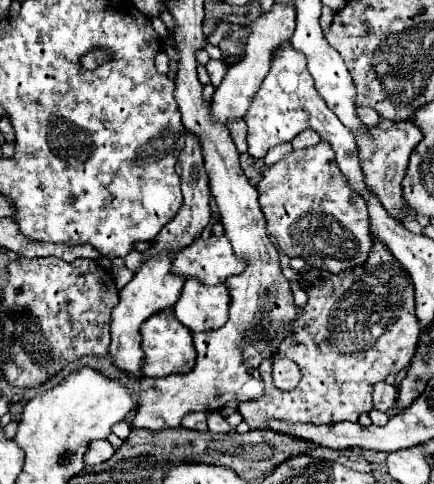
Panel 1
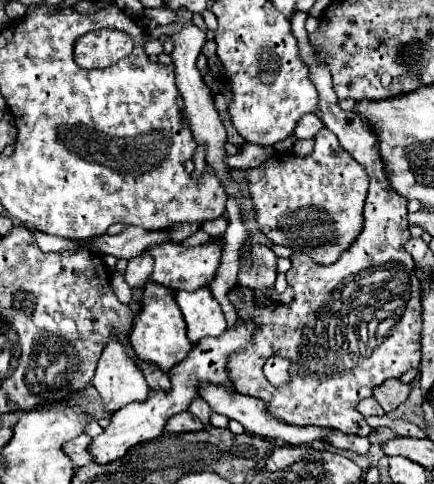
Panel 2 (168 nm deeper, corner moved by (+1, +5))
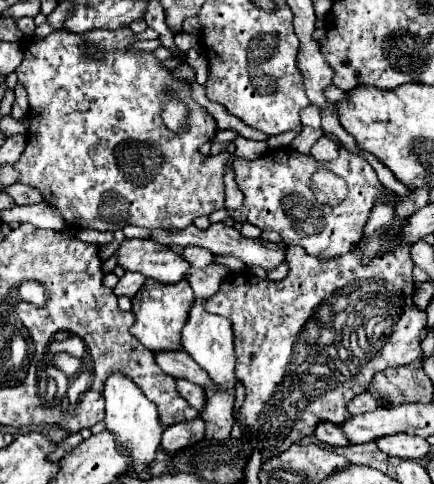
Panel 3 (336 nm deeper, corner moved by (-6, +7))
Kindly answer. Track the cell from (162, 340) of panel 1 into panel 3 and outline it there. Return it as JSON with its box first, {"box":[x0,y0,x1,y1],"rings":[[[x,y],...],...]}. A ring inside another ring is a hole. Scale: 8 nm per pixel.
{"box":[130,280,194,352],"rings":[[[146,280],[140,292],[132,298],[132,312],[136,314],[136,324],[130,332],[152,352],[158,350],[180,350],[180,332],[188,320],[188,312],[194,304],[194,292],[188,280],[176,284],[160,284],[156,280]]]}

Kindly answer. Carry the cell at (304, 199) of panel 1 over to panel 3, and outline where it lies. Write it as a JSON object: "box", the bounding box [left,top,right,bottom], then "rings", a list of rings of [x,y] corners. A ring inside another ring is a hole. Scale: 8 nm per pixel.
{"box":[228,148,392,258],"rings":[[[288,148],[272,150],[258,160],[234,158],[232,166],[236,174],[236,184],[244,194],[244,206],[242,210],[228,212],[230,218],[240,224],[250,222],[260,230],[274,230],[288,246],[302,246],[310,256],[316,258],[336,258],[356,248],[356,244],[364,236],[364,226],[372,208],[382,202],[382,196],[392,194],[380,184],[374,168],[366,162],[366,158],[348,152],[346,148],[340,148],[340,156],[330,162],[316,162],[312,156]],[[318,168],[330,168],[348,182],[348,198],[340,202],[340,206],[332,208],[318,204],[312,196],[308,184],[312,172]]]}

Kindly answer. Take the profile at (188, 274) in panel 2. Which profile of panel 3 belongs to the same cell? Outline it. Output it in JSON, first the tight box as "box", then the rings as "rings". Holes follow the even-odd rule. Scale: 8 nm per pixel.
{"box":[116,240,190,284],"rings":[[[128,240],[118,246],[116,250],[118,266],[130,272],[140,272],[146,278],[158,280],[162,284],[180,282],[186,276],[190,264],[174,254],[168,246],[158,244],[154,240]]]}

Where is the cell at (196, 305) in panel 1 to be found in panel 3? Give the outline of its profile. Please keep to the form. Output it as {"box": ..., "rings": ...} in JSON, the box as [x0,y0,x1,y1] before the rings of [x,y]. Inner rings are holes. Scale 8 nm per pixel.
{"box":[182,300,236,440],"rings":[[[196,300],[190,318],[182,332],[182,350],[186,350],[192,360],[204,368],[212,380],[212,388],[206,388],[206,404],[200,410],[200,418],[206,422],[206,440],[228,440],[234,420],[234,394],[236,394],[236,352],[234,352],[234,334],[232,324],[222,316],[212,316],[204,310],[202,300]]]}

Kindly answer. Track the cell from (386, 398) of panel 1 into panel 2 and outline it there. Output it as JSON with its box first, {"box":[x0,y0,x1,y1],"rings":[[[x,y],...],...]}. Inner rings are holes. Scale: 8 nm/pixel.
{"box":[373,378,409,412],"rings":[[[391,378],[391,380],[385,380],[381,386],[377,386],[377,390],[373,392],[375,400],[383,406],[385,412],[391,412],[395,410],[401,402],[407,400],[409,396],[409,384],[403,384],[399,382],[397,378]]]}

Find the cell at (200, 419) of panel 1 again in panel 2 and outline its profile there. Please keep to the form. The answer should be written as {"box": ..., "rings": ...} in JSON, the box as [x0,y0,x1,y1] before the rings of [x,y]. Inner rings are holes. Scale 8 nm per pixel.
{"box":[165,412,205,432],"rings":[[[181,412],[175,414],[173,418],[169,418],[169,422],[165,424],[167,432],[197,432],[205,426],[201,426],[199,418],[195,418],[191,412]]]}

